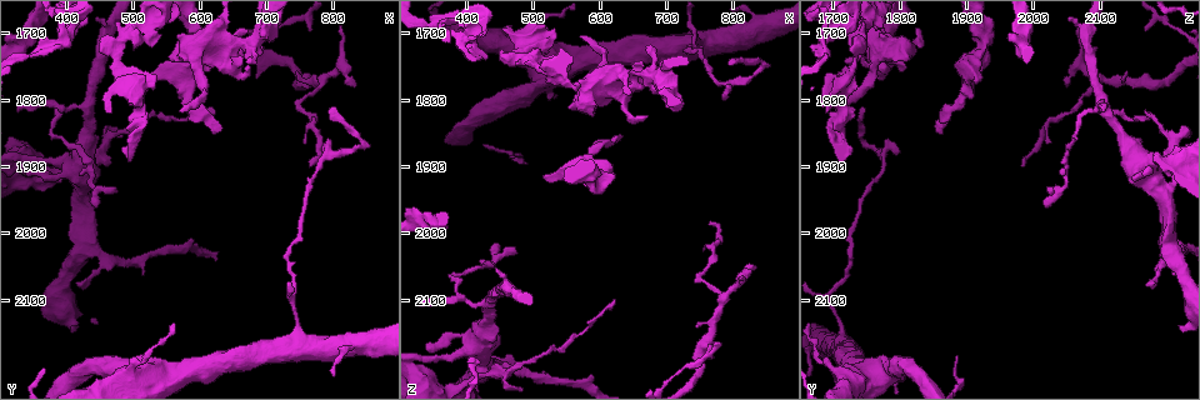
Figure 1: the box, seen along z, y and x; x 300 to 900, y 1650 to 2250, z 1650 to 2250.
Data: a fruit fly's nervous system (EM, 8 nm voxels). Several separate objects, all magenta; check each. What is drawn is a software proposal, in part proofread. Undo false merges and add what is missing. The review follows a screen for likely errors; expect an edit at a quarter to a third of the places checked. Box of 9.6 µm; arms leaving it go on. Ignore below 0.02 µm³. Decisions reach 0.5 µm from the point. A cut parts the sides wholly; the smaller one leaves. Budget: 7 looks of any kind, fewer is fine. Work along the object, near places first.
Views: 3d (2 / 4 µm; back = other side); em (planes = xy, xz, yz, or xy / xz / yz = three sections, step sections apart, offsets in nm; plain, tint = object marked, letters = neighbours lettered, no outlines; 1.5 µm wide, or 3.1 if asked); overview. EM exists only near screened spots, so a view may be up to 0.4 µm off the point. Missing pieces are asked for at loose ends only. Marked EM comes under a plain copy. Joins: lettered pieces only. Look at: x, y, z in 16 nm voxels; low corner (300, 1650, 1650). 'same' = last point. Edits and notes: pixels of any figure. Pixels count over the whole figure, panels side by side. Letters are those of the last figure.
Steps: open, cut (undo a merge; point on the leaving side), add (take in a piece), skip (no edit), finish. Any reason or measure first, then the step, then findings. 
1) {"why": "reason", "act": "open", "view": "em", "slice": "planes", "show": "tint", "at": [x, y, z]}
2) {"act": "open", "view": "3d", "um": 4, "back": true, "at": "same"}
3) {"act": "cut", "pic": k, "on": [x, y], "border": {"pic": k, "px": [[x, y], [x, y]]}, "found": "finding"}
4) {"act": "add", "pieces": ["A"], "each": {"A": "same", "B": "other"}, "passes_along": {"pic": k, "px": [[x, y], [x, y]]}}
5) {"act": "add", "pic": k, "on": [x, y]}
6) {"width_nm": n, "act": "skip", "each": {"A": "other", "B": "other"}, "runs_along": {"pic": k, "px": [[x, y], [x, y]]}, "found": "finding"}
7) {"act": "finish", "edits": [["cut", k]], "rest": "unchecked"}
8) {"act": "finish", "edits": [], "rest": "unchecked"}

{"why": "thin end", "act": "open", "view": "3d", "um": 2, "at": [790, 1885, 1795]}

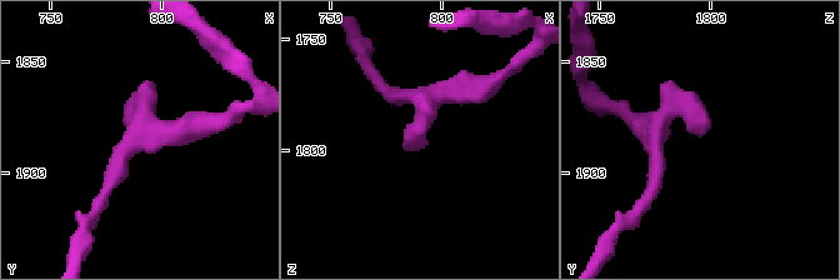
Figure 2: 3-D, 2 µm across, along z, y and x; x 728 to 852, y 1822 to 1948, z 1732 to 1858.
{"act": "open", "view": "em", "slice": "planes", "show": "letters", "at": [790, 1883, 1796]}

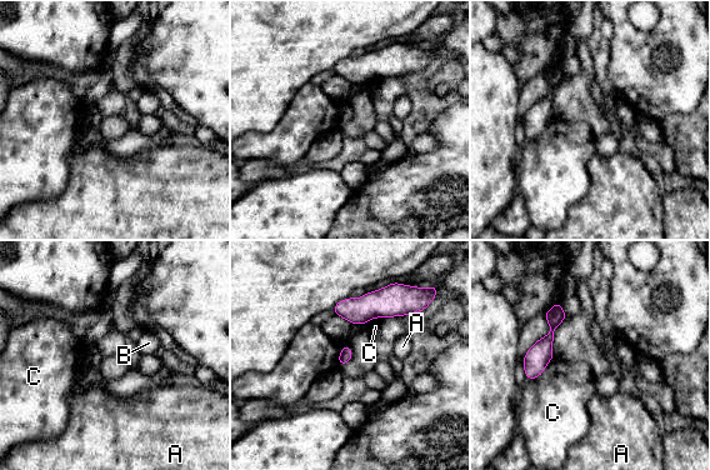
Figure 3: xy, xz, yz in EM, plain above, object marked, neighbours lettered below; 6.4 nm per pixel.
{"width_nm": 80, "act": "skip", "each": {"A": "other", "B": "other", "C": "other"}, "border": {"pic": 3, "px": [[404, 315], [375, 316], [363, 324]]}, "found": "no lettered piece goes on from it"}

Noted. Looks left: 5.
{"why": "branch stops here", "act": "open", "view": "3d", "um": 2, "at": [485, 1870, 1725]}

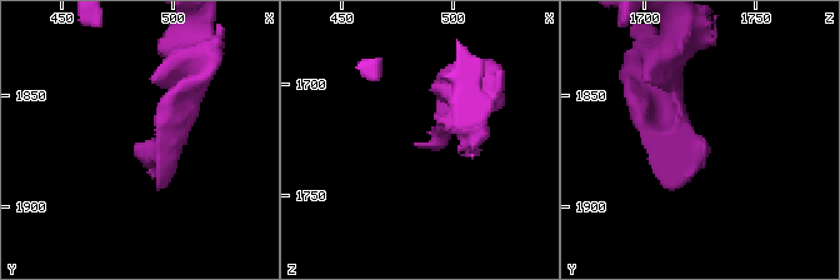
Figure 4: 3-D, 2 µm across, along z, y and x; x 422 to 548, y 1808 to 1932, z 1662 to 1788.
{"act": "open", "view": "em", "slice": "planes", "show": "letters", "at": [485, 1870, 1726]}

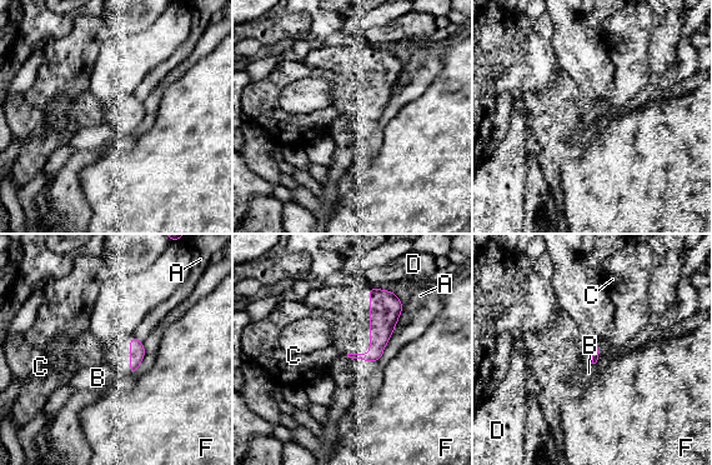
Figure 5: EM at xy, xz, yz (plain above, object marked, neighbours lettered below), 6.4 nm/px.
{"act": "skip", "each": {"A": "other", "B": "other", "C": "other", "D": "other", "F": "other"}, "border": {"pic": 5, "px": [[596, 361], [592, 364]]}, "found": "no lettered piece goes on from it"}

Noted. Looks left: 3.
{"why": "a fork", "act": "open", "view": "em", "slice": "planes", "show": "tint", "at": [435, 2010, 2200]}

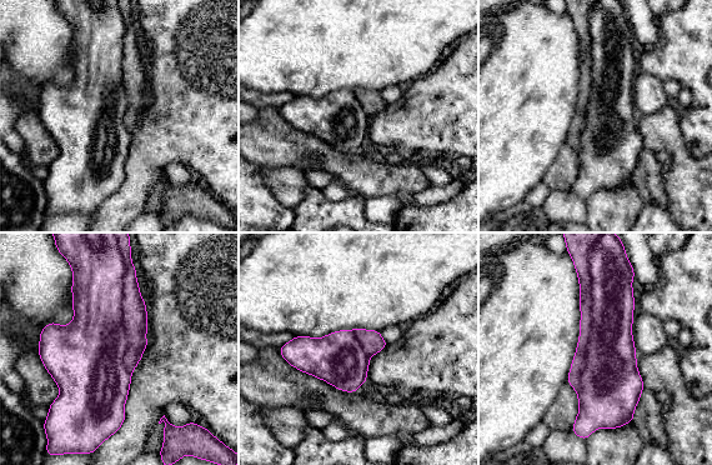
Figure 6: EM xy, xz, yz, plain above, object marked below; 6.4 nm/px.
{"act": "open", "view": "em", "slice": "planes", "show": "letters", "at": "same"}

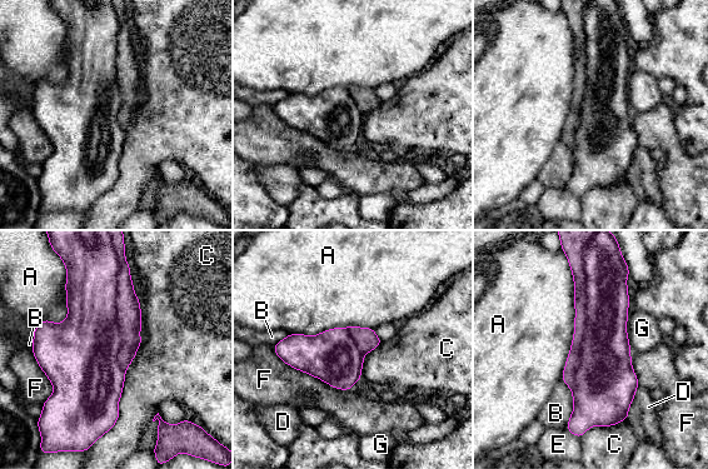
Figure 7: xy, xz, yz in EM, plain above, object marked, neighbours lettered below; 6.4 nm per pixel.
{"act": "skip", "each": {"A": "other", "B": "other", "C": "other", "D": "other", "E": "other", "F": "other", "G": "other"}, "border": {"pic": 7, "px": [[143, 342], [119, 418], [85, 450]]}, "found": "all the same neuron"}

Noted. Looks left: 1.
{"act": "finish", "edits": [], "rest": "unchecked"}

